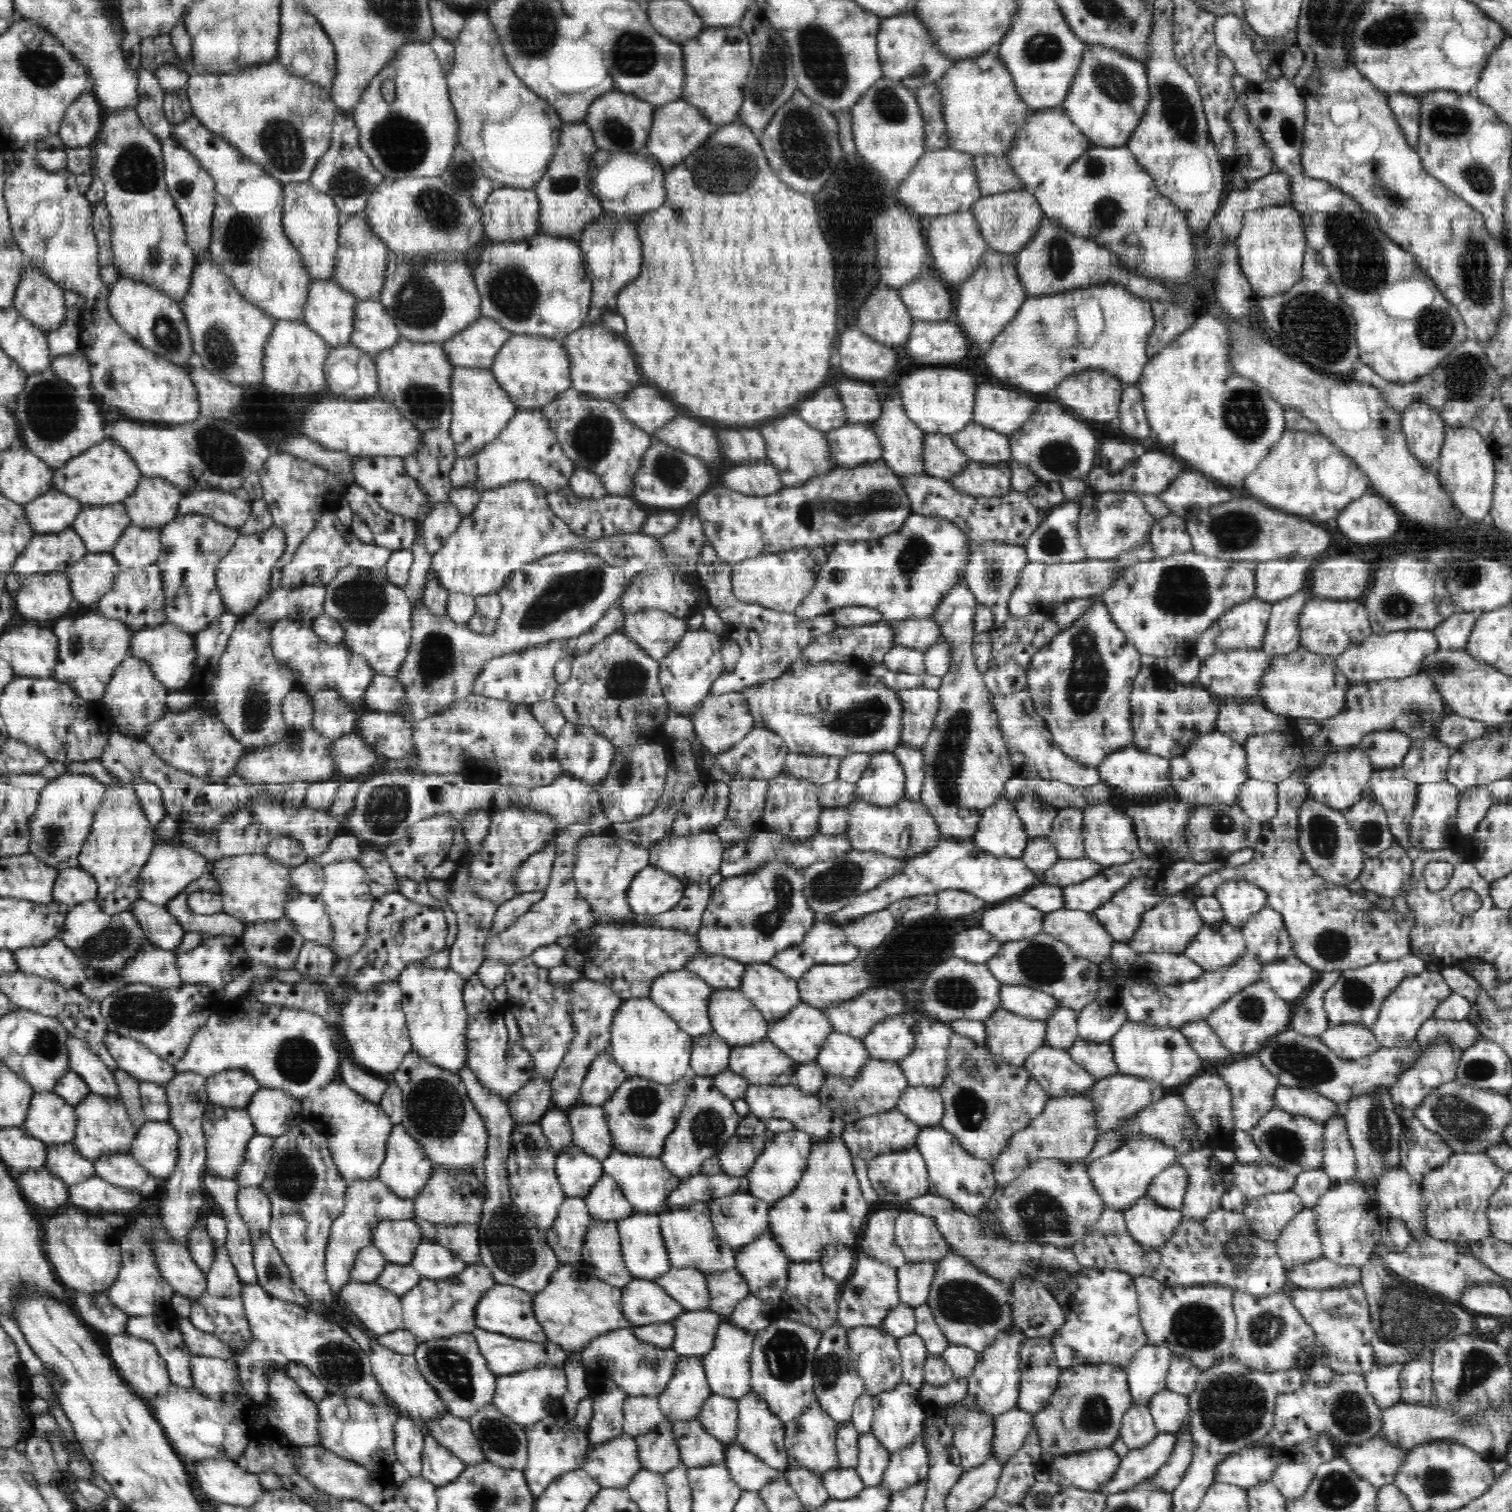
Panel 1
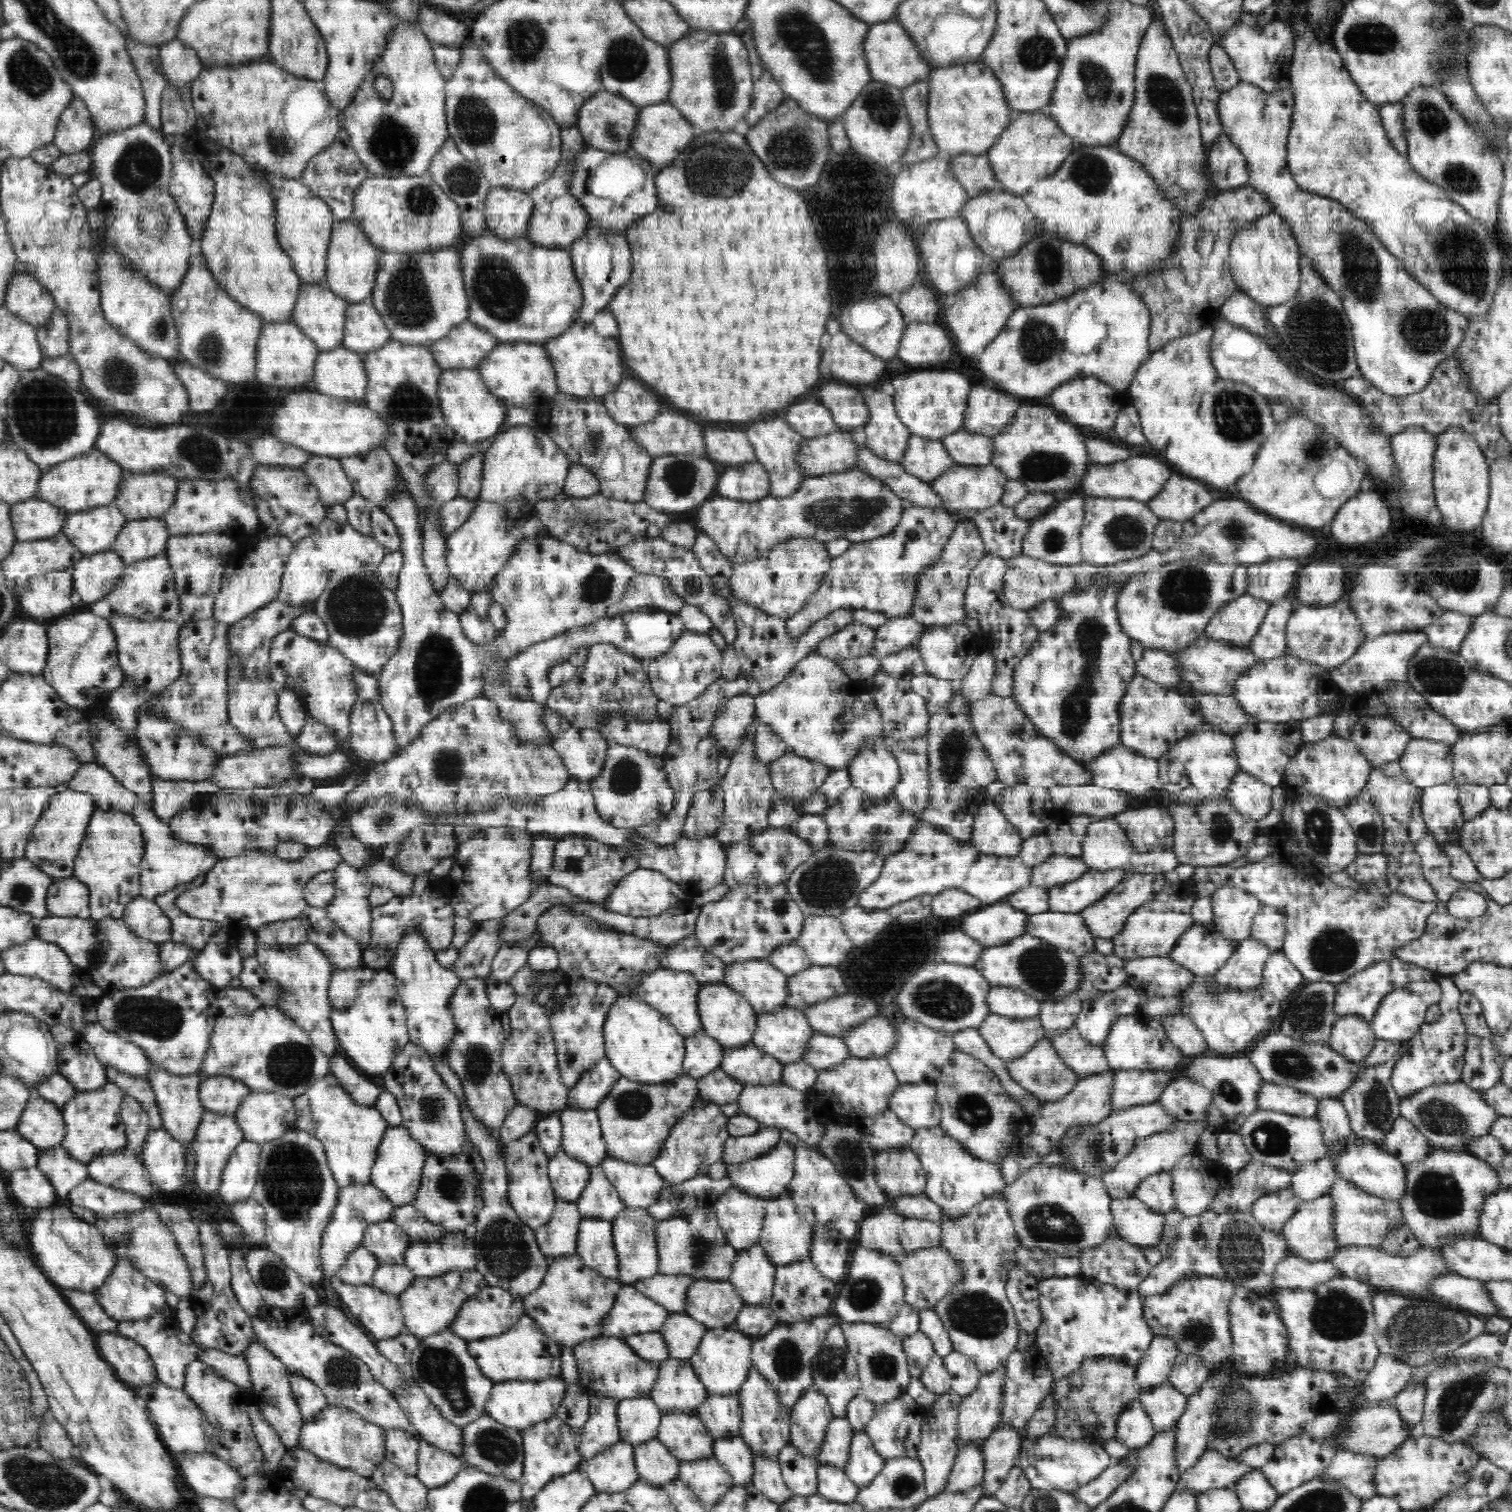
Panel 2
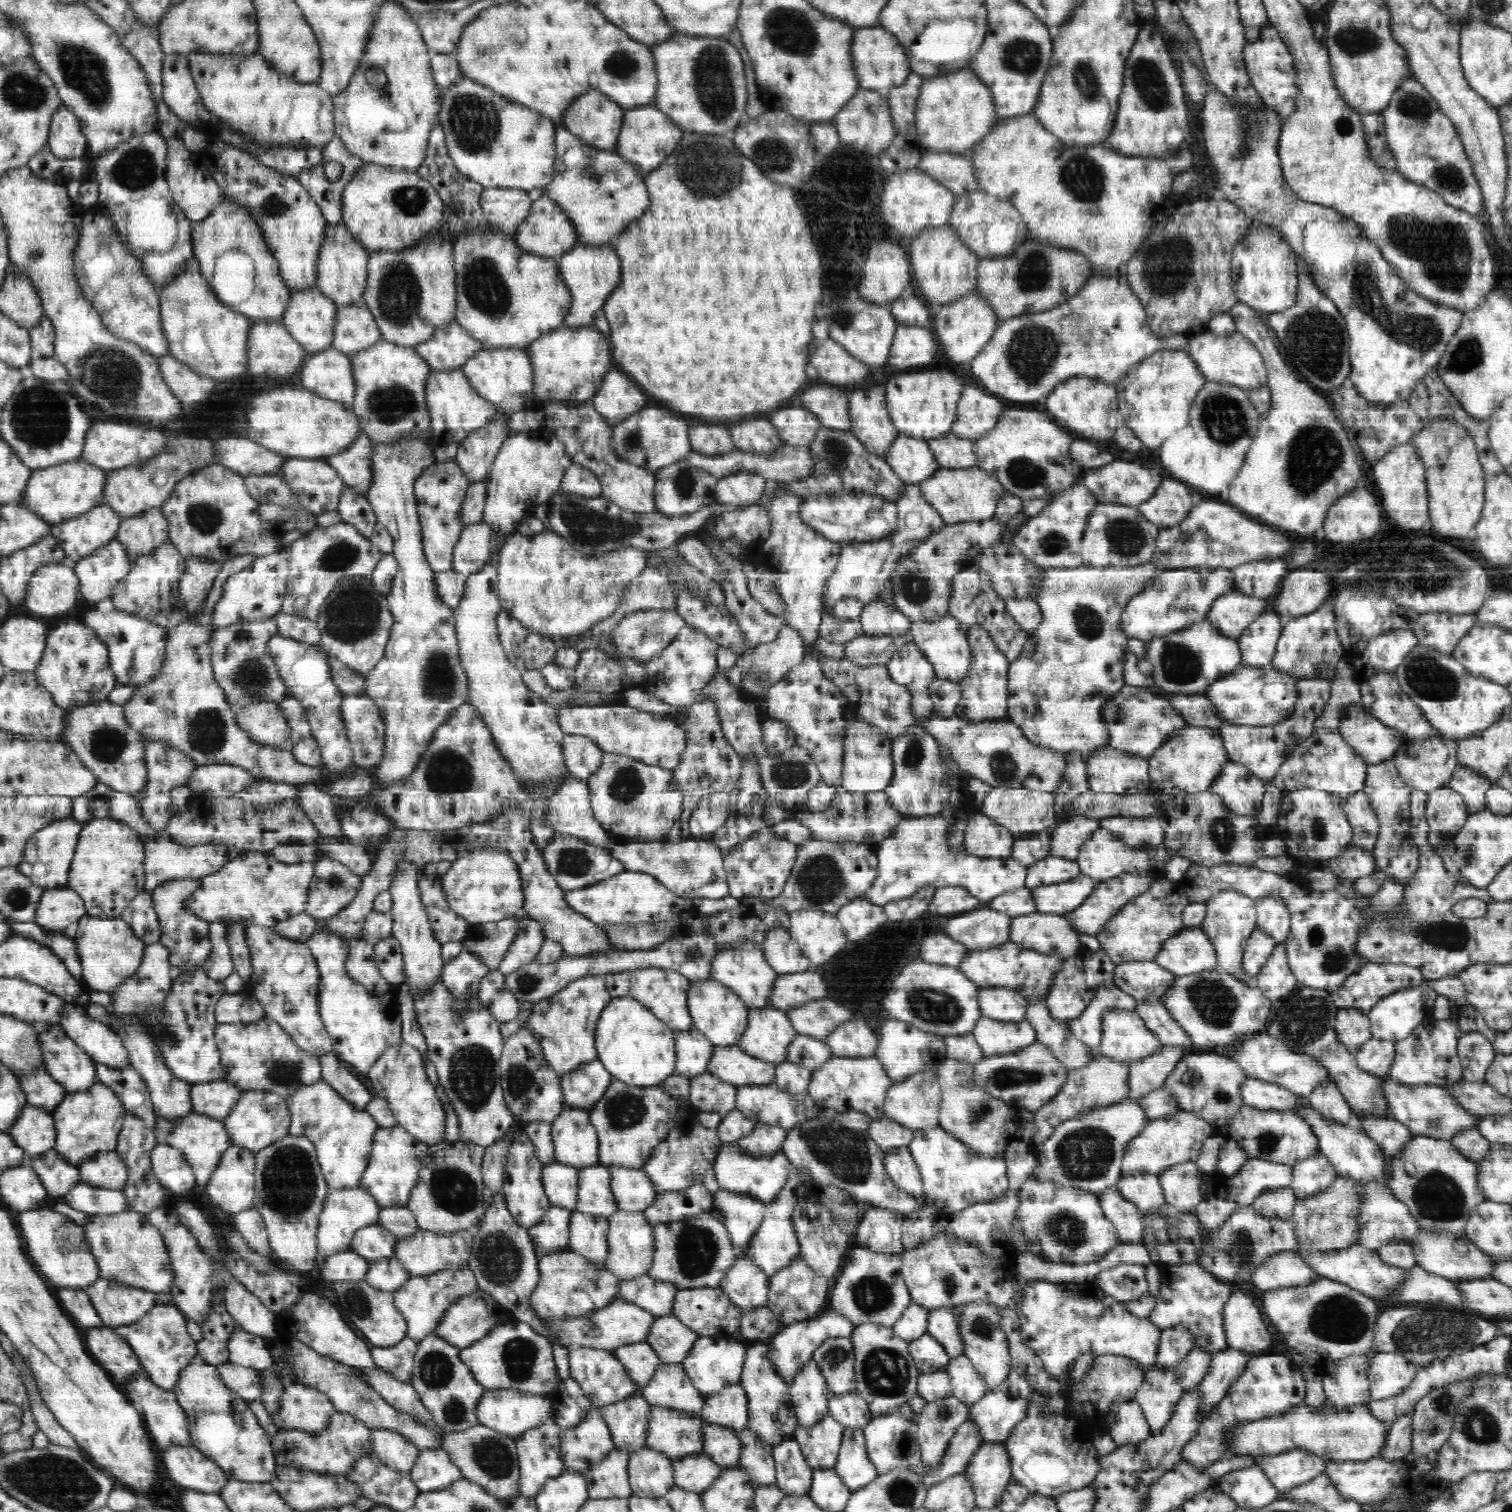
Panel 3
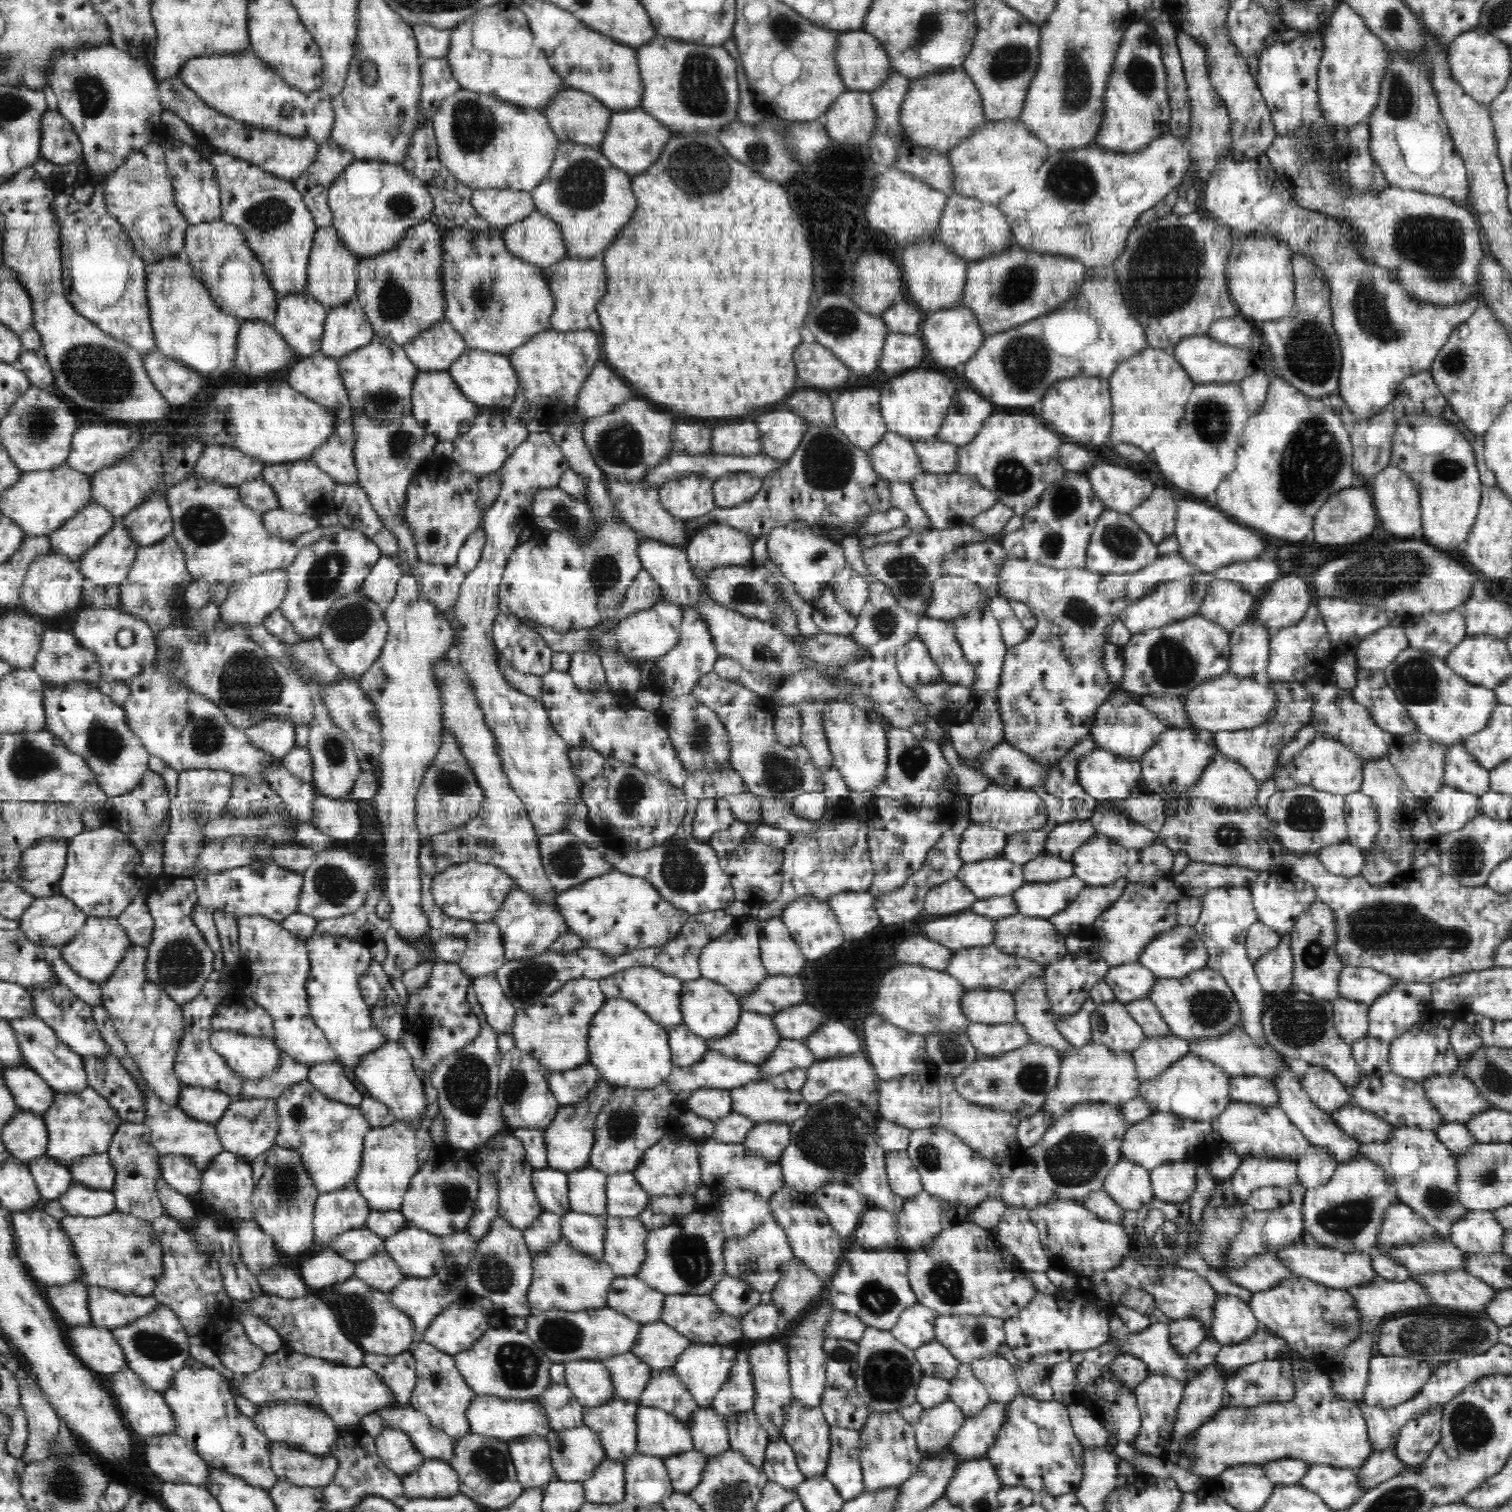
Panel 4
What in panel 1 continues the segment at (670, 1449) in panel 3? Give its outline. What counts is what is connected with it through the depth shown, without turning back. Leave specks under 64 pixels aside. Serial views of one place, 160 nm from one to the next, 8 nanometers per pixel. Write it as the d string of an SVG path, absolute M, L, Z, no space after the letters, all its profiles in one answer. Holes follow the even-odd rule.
M698 1418L673 1421L672 1428L681 1462L687 1467L703 1467L725 1462L726 1444L708 1434Z

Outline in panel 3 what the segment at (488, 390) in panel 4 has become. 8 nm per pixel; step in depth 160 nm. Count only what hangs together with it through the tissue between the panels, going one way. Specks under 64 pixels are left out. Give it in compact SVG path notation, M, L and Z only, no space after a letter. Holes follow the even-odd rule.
M483 348L466 360L460 369L472 388L482 398L494 403L499 414L508 415L520 410L533 398L532 365L524 348Z

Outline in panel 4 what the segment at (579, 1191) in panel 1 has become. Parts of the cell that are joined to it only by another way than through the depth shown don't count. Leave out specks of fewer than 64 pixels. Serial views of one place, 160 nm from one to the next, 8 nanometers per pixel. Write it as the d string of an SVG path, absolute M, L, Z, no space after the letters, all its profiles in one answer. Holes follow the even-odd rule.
M550 1167L535 1169L532 1173L532 1186L544 1211L563 1215L571 1210L568 1198L568 1172Z

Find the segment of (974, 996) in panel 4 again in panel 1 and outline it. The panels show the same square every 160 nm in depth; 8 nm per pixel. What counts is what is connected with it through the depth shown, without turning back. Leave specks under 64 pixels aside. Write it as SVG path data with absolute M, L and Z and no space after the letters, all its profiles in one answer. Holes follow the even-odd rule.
M1020 984L1002 985L999 994L1000 1009L1028 1019L1046 1021L1060 1008L1054 997Z

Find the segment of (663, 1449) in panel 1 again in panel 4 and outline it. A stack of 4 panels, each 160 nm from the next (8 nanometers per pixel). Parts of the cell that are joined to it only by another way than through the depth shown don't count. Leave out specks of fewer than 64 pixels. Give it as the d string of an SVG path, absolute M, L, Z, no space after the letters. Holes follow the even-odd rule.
M637 1454L630 1456L625 1462L626 1494L623 1502L632 1509L642 1509L651 1505L661 1505L662 1500L670 1498L675 1492L668 1469L664 1464L664 1457Z

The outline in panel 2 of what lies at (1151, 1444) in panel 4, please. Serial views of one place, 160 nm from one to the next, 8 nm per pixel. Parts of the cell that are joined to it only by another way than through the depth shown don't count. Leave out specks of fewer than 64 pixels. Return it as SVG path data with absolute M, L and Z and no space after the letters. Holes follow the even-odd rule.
M1166 1381L1152 1390L1141 1391L1138 1399L1148 1413L1155 1431L1163 1433L1182 1416L1187 1398L1170 1381Z

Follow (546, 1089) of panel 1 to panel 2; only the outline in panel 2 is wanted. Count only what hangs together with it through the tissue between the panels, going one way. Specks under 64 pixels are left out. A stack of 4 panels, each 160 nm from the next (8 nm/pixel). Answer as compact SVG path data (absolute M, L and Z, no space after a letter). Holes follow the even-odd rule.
M516 1104L512 1112L508 1114L508 1118L504 1120L504 1124L498 1129L498 1141L502 1145L501 1153L511 1143L522 1139L522 1136L527 1136L536 1122L536 1110L532 1110L523 1104Z

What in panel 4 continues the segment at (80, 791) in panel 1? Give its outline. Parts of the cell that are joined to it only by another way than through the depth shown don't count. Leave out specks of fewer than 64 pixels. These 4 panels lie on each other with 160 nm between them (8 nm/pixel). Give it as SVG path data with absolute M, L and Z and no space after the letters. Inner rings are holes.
M55 836L40 838L22 853L20 862L8 878L9 881L35 898L60 895L59 882L66 864L69 840L70 838L55 838Z

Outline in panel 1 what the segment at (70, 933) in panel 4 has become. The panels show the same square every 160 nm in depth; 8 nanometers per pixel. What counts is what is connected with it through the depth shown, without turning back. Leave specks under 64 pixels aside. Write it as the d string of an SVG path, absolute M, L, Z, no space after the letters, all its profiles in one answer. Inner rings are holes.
M79 866L66 868L58 873L53 886L52 898L54 902L74 907L86 900L97 898L97 882Z

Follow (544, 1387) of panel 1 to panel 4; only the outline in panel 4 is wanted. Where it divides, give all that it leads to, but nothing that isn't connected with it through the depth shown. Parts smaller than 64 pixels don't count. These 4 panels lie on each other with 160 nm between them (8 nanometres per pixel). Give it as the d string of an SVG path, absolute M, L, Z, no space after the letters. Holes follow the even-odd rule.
M476 1395L466 1409L465 1415L469 1422L469 1432L494 1436L506 1441L527 1436L546 1436L550 1430L546 1413L537 1399L514 1400L492 1395Z

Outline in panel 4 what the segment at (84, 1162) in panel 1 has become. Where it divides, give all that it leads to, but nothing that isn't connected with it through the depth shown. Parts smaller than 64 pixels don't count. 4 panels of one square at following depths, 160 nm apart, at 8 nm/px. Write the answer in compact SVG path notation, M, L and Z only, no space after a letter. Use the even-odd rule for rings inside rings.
M44 1154L37 1159L27 1161L27 1167L36 1181L42 1203L59 1199L68 1187L74 1184L68 1165Z

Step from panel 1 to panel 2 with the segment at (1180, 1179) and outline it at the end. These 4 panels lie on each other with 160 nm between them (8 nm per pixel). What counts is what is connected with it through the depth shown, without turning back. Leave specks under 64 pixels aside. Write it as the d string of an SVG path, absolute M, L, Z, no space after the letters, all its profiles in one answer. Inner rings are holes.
M1162 1171L1142 1179L1135 1190L1136 1198L1154 1212L1166 1214L1175 1210L1170 1171Z

